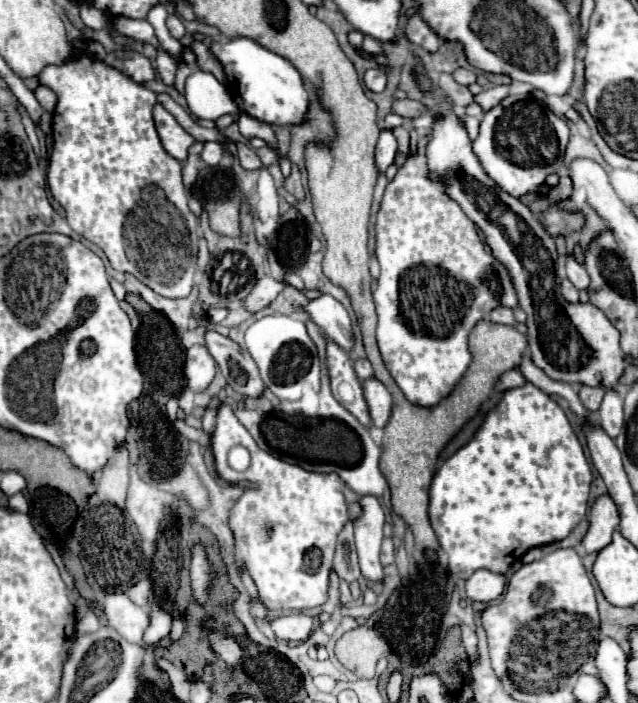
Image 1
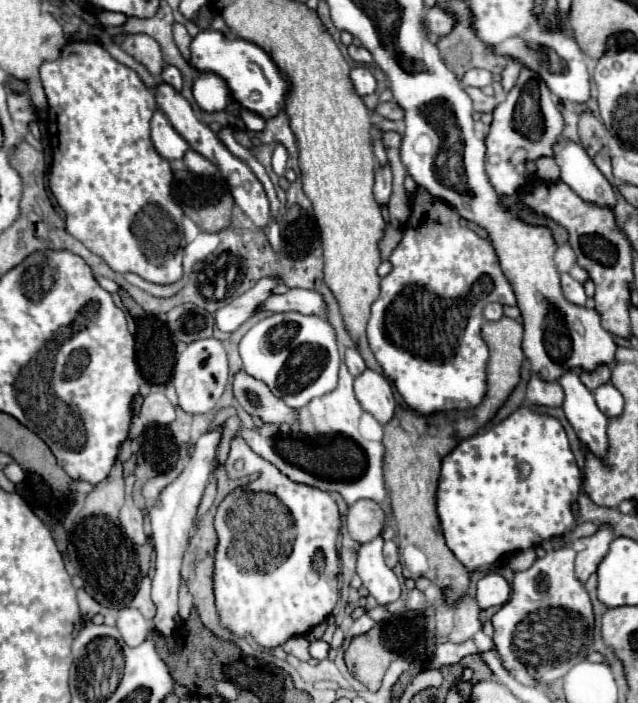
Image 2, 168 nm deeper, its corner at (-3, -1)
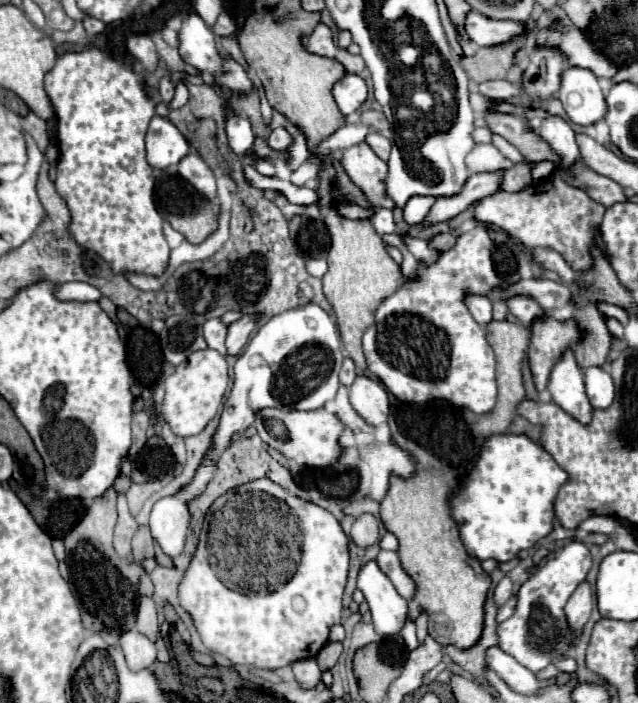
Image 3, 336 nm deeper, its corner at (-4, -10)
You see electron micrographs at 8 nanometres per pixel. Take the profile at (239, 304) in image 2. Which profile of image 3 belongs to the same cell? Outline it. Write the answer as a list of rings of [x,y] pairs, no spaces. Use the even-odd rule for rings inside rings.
[[[212,318],[204,324],[204,338],[208,342],[208,348],[226,354],[226,330],[228,326],[220,318]]]

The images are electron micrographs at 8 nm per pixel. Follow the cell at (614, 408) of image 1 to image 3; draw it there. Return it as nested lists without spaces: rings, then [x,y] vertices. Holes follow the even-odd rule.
[[[586,368],[584,384],[592,408],[608,408],[614,402],[614,382],[604,368]]]

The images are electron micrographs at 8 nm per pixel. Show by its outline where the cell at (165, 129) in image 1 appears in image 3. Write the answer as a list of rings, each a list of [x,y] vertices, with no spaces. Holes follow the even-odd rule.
[[[154,116],[146,134],[146,158],[152,168],[168,168],[188,154],[188,142],[180,130],[162,116]]]

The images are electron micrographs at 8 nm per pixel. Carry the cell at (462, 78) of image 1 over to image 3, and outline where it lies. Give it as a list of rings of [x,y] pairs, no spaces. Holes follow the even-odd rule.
[[[506,80],[482,82],[482,84],[478,84],[476,90],[478,90],[480,94],[486,94],[486,96],[498,98],[498,100],[504,100],[504,98],[510,98],[510,96],[520,96],[520,94],[522,94],[520,84],[510,84],[510,82],[506,82]]]

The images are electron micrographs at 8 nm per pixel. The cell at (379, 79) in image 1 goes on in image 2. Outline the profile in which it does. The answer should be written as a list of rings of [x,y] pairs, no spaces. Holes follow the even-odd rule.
[[[353,67],[351,73],[349,73],[349,79],[353,83],[353,89],[357,95],[365,97],[365,95],[371,95],[377,87],[375,83],[375,77],[369,73],[367,67]]]

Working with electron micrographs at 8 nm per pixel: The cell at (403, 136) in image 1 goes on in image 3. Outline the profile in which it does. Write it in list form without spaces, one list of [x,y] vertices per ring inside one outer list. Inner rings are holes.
[[[372,132],[372,134],[366,136],[366,142],[368,142],[368,146],[378,154],[378,158],[388,160],[388,156],[390,156],[390,146],[392,146],[388,138],[380,136],[378,132]]]

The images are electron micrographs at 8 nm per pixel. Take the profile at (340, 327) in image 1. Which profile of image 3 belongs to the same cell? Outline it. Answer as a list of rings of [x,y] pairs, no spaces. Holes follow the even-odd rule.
[[[244,314],[240,320],[228,326],[228,338],[226,338],[228,354],[238,354],[242,350],[242,346],[248,342],[248,336],[256,328],[258,320],[260,320],[260,314]]]

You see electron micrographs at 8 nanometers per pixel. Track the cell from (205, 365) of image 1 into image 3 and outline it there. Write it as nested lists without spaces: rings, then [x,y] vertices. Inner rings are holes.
[[[210,348],[192,352],[182,364],[176,366],[174,374],[166,378],[166,398],[162,404],[162,416],[170,424],[172,432],[182,438],[200,434],[206,428],[206,424],[218,414],[226,388],[228,388],[226,356]]]

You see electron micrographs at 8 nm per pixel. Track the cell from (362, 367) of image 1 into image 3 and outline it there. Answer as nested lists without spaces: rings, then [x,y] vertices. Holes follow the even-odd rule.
[[[346,358],[346,360],[344,360],[344,366],[342,366],[342,370],[340,370],[340,382],[342,382],[344,386],[350,386],[350,384],[354,382],[354,378],[356,378],[354,362],[352,362],[350,358]]]

